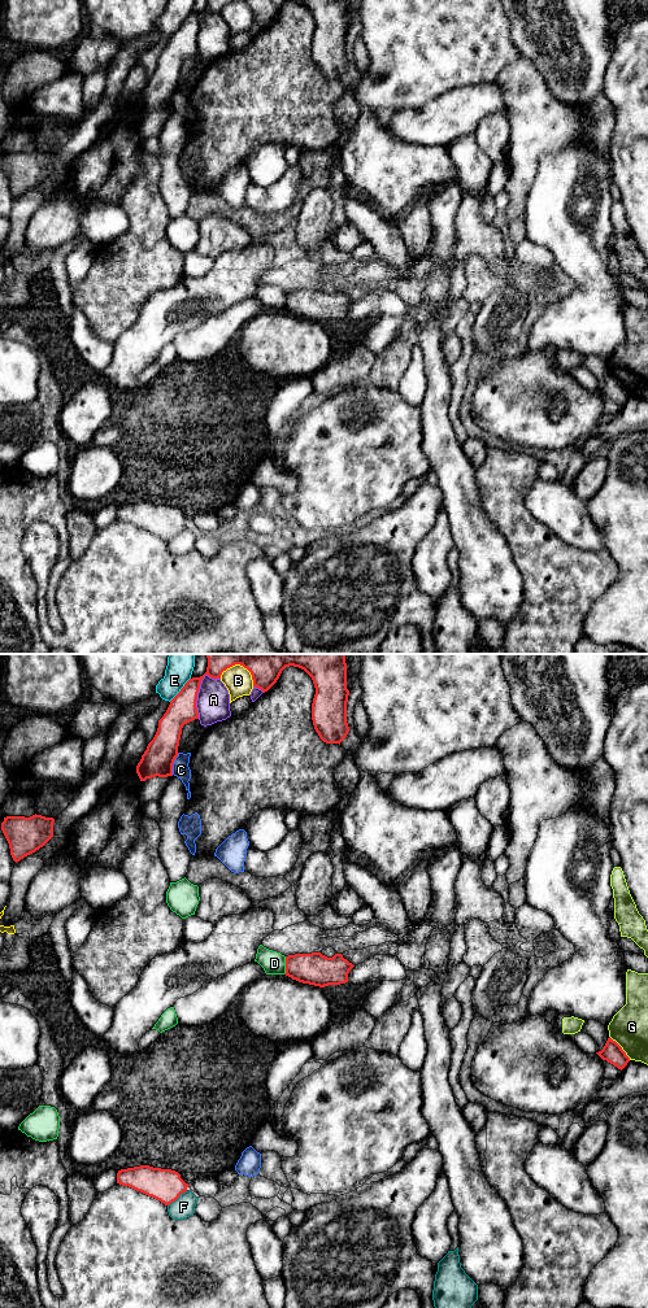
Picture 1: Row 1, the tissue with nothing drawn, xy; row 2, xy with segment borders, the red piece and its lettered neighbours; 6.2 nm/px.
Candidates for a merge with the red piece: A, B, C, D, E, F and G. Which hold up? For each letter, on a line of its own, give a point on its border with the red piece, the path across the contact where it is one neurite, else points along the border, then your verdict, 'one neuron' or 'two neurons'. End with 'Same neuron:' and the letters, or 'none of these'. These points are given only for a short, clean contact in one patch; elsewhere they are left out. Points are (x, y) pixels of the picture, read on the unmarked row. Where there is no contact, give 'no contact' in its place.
A: meets red in xy at (199, 24); two neurons
B: meets red in xy at (251, 9); two neurons
C: meets red in xy at (173, 99); two neurons
D: meets red in xy at (286, 301); border along xy (286, 292), (286, 306), (283, 309); two neurons
E: meets red in xy at (181, 25); two neurons
F: meets red in xy at (177, 533); two neurons
G: meets red in xy at (621, 383); two neurons
Same neuron: none of these

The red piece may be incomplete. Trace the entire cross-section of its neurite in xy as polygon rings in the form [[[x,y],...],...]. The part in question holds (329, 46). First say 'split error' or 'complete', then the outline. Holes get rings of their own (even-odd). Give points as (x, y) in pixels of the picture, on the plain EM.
complete; [[[240,0],[247,4],[253,22],[268,27],[286,3],[304,5],[313,16],[316,30],[312,56],[319,74],[326,79],[339,79],[347,73],[347,0]]]

